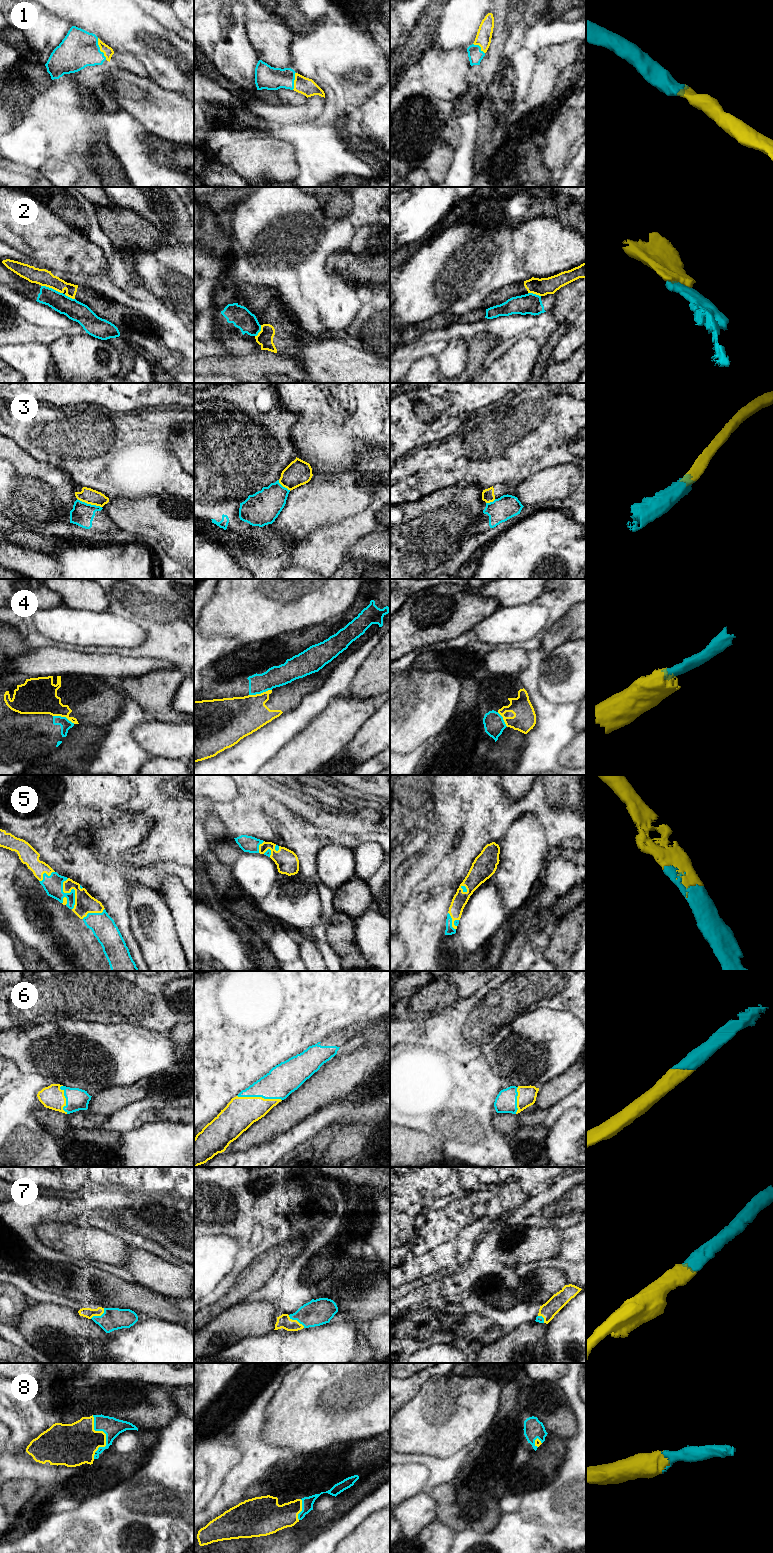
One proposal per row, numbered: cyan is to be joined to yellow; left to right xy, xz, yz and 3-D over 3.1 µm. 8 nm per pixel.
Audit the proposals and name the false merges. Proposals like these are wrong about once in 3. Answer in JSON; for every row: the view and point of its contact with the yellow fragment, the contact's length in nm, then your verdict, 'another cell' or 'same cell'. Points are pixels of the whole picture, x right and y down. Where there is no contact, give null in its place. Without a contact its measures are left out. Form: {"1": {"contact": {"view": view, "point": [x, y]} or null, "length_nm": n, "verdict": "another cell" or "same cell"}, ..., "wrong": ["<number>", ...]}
{"1": {"contact": {"view": "xy", "point": [100, 49]}, "length_nm": 190, "verdict": "same cell"}, "2": {"contact": {"view": "xy", "point": [52, 288]}, "length_nm": 190, "verdict": "another cell"}, "3": {"contact": {"view": "xy", "point": [89, 503]}, "length_nm": 220, "verdict": "another cell"}, "4": {"contact": {"view": "xz", "point": [261, 693]}, "length_nm": 190, "verdict": "another cell"}, "5": {"contact": {"view": "xy", "point": [72, 888]}, "length_nm": 260, "verdict": "same cell"}, "6": {"contact": {"view": "xz", "point": [259, 1097]}, "length_nm": 360, "verdict": "same cell"}, "7": {"contact": {"view": "xz", "point": [296, 1320]}, "length_nm": 170, "verdict": "same cell"}, "8": {"contact": {"view": "xy", "point": [104, 1433]}, "length_nm": 300, "verdict": "same cell"}, "wrong": ["2", "3", "4"]}

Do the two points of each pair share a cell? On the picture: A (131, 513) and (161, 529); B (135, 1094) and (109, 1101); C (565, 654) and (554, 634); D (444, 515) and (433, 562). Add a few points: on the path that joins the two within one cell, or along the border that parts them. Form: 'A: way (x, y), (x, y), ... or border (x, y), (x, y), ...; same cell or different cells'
A: way (138, 516), (149, 517), (154, 522); same cell
B: way (129, 1094), (115, 1098); same cell
C: border (575, 639), (559, 644), (547, 654); different cells
D: way (436, 527), (433, 530), (433, 550); same cell

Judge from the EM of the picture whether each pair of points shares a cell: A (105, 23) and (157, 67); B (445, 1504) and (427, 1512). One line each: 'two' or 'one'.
A: one
B: two

